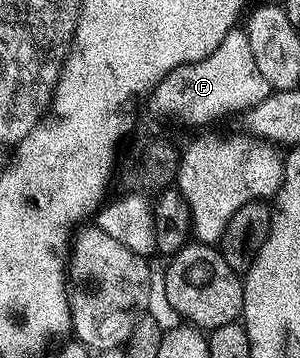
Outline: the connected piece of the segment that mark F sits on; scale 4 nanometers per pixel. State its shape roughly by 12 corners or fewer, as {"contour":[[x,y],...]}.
{"contour":[[246,32],[169,71],[151,113],[207,125],[271,96]]}

